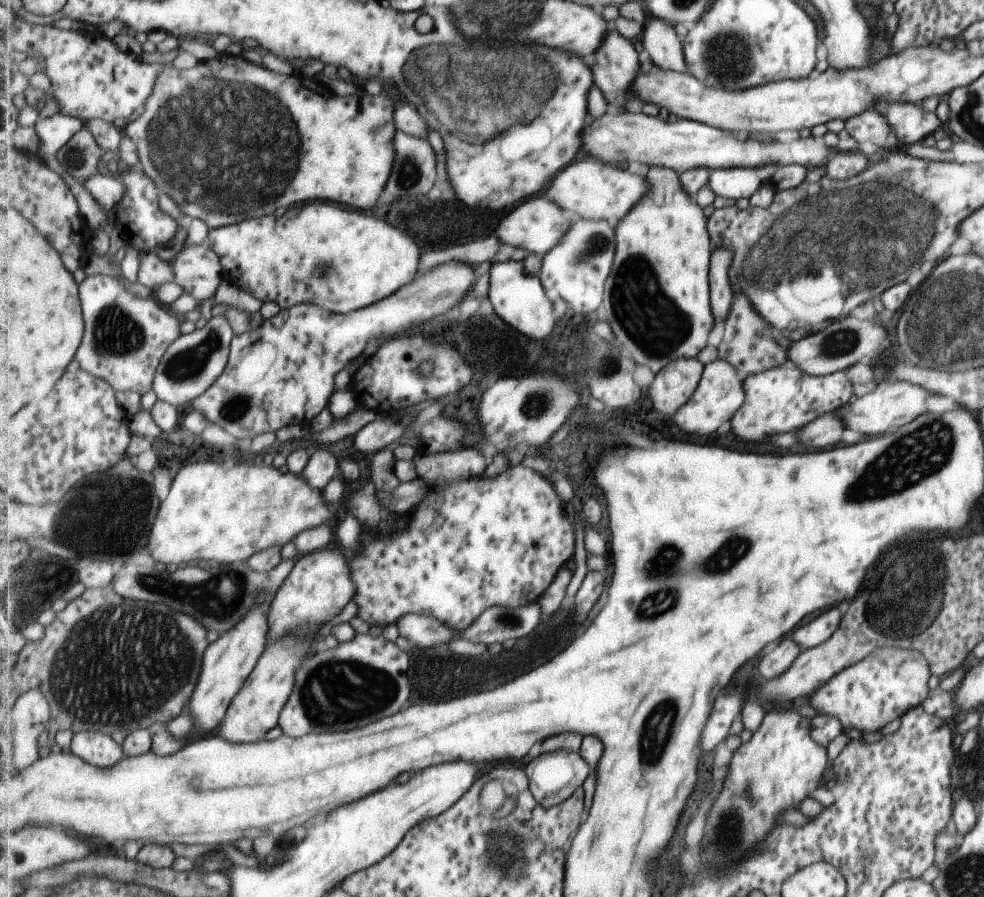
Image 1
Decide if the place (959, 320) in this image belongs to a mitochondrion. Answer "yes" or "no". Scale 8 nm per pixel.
yes

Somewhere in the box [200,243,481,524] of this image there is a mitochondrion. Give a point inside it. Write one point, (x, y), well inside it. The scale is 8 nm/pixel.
(233, 408)

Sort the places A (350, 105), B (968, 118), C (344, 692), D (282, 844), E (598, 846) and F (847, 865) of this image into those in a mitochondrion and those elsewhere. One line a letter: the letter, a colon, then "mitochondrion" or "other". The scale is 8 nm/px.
A: other
B: mitochondrion
C: mitochondrion
D: other
E: other
F: other

